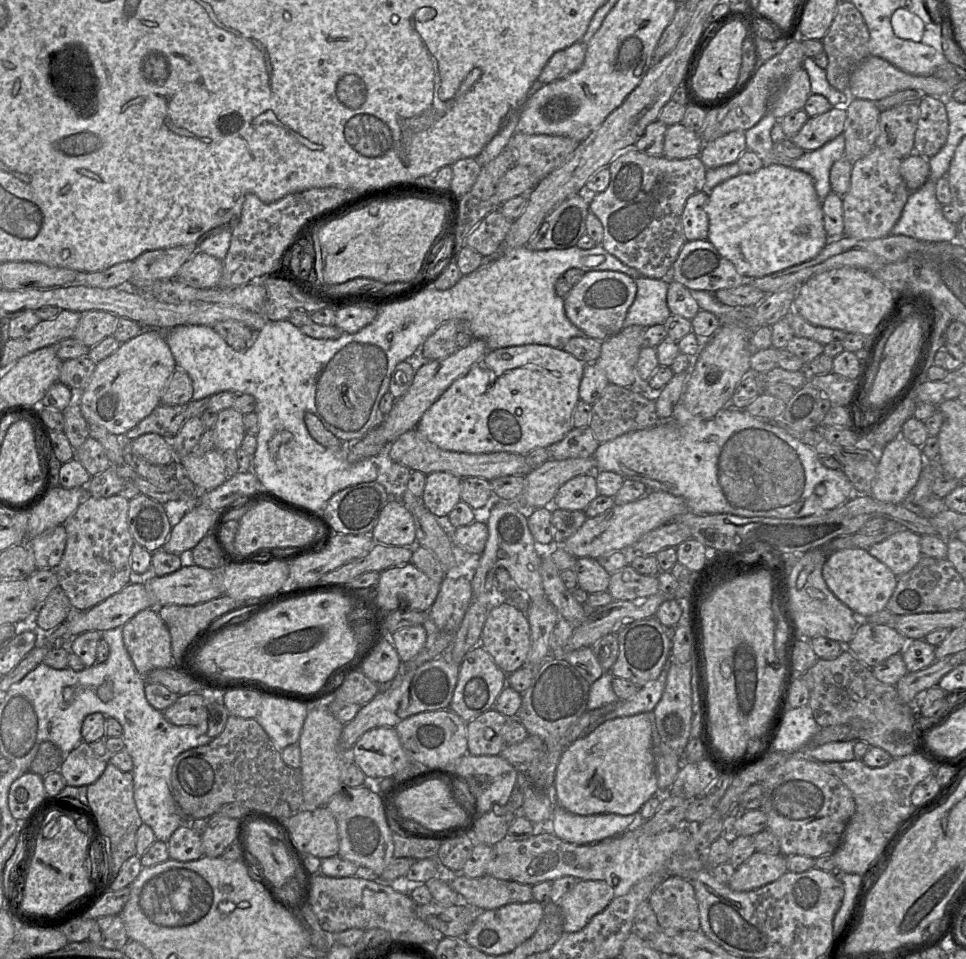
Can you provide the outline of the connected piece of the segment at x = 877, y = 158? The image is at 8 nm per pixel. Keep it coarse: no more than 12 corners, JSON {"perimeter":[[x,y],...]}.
{"perimeter":[[875,146],[852,164],[844,235],[891,234],[911,193]]}

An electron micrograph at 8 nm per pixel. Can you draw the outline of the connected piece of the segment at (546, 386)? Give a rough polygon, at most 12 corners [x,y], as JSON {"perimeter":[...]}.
{"perimeter":[[489,350],[415,429],[443,450],[526,455],[574,427],[587,363]]}

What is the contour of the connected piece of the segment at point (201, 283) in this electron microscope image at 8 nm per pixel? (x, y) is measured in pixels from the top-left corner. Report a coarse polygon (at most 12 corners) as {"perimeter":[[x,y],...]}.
{"perimeter":[[196,251],[176,278],[192,287],[215,288],[222,262]]}

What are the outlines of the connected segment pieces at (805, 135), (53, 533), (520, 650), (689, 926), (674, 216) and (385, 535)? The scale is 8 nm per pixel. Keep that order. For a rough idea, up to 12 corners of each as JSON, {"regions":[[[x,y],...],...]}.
{"regions":[[[845,106],[809,117],[791,140],[806,152],[843,133]],[[64,526],[24,542],[37,569],[57,567],[65,550]],[[524,609],[489,610],[479,645],[506,674],[526,665]],[[671,876],[648,902],[666,931],[700,930],[689,879]],[[630,148],[589,196],[601,246],[651,279],[687,241],[699,156]],[[397,498],[382,509],[372,529],[385,545],[414,547],[411,512]]]}

